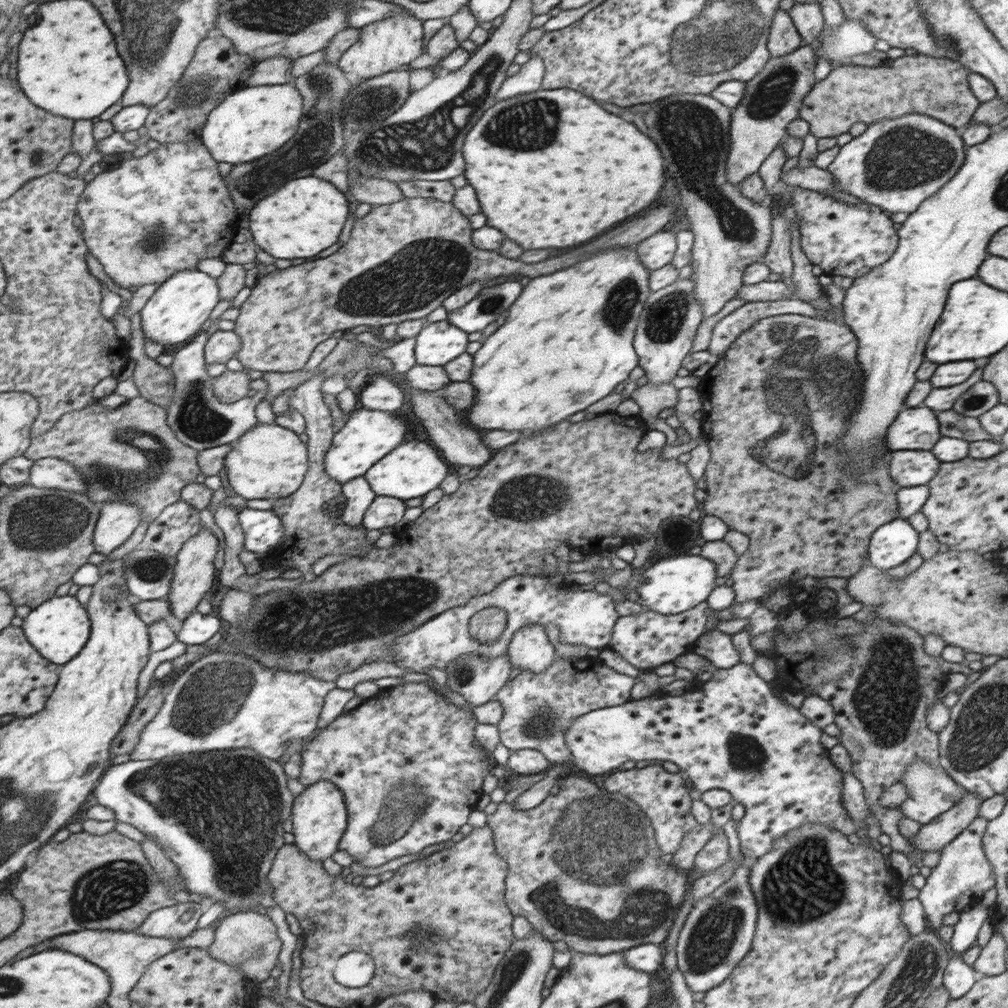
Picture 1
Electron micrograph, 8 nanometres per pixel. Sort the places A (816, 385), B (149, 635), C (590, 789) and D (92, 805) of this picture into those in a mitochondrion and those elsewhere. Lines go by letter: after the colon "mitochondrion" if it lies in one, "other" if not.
A: mitochondrion
B: other
C: mitochondrion
D: other

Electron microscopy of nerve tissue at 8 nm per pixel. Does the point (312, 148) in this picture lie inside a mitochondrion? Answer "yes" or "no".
yes

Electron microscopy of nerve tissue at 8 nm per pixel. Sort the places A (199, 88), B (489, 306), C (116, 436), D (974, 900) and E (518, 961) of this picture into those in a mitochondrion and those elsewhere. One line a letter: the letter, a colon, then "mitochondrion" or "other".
A: mitochondrion
B: mitochondrion
C: mitochondrion
D: other
E: mitochondrion

